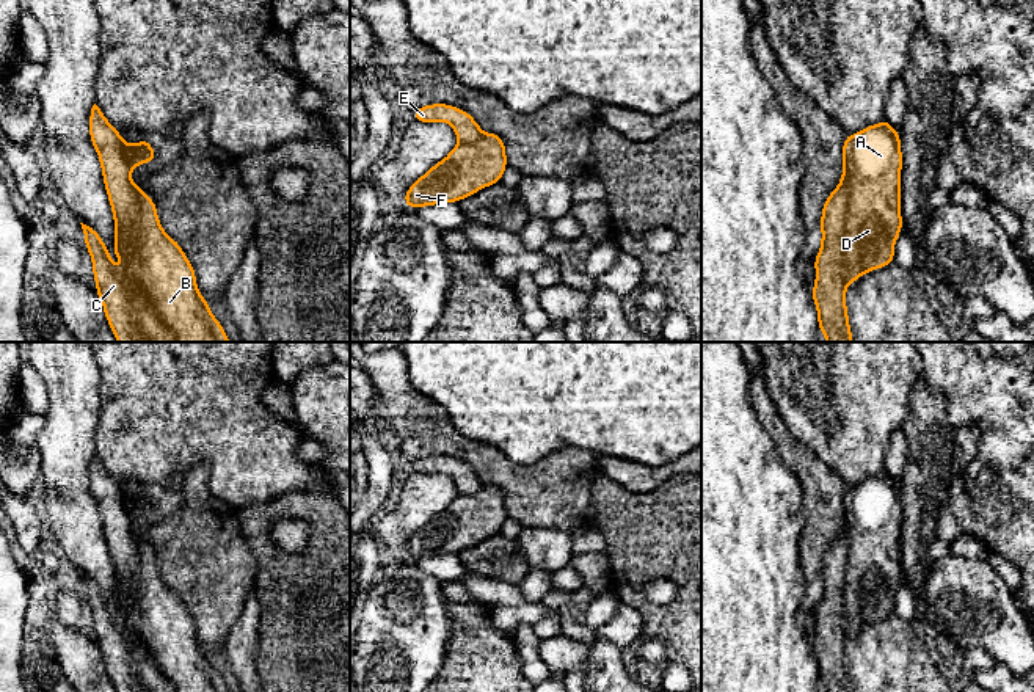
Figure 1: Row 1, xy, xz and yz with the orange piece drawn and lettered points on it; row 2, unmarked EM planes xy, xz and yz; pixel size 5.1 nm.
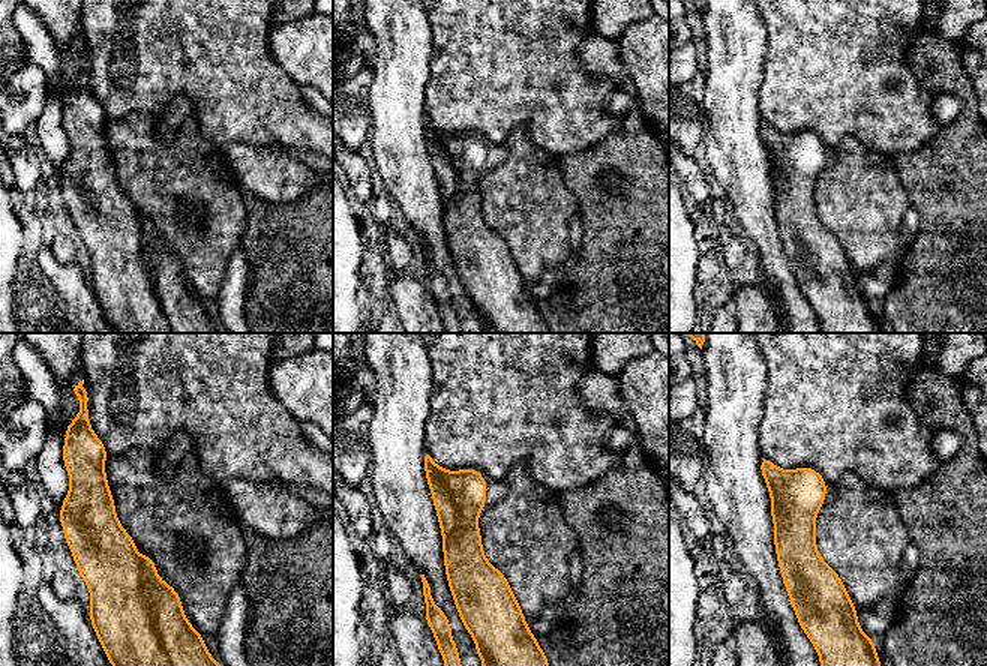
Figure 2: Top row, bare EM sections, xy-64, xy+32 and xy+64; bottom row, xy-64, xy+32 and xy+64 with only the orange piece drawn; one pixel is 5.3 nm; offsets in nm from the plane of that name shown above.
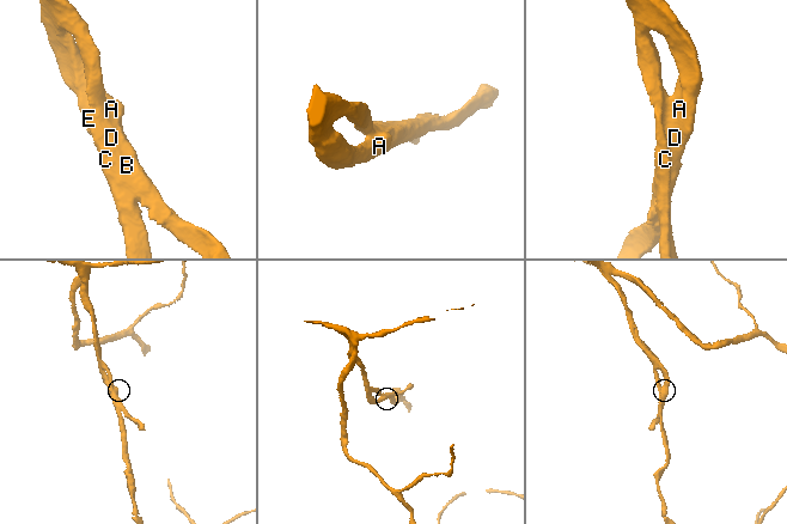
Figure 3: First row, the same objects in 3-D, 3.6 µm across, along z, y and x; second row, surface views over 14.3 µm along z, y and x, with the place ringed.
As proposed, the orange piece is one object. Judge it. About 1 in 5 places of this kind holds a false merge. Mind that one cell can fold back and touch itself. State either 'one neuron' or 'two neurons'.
one neuron

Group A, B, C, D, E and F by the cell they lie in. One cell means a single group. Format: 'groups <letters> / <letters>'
groups A B C D E F

